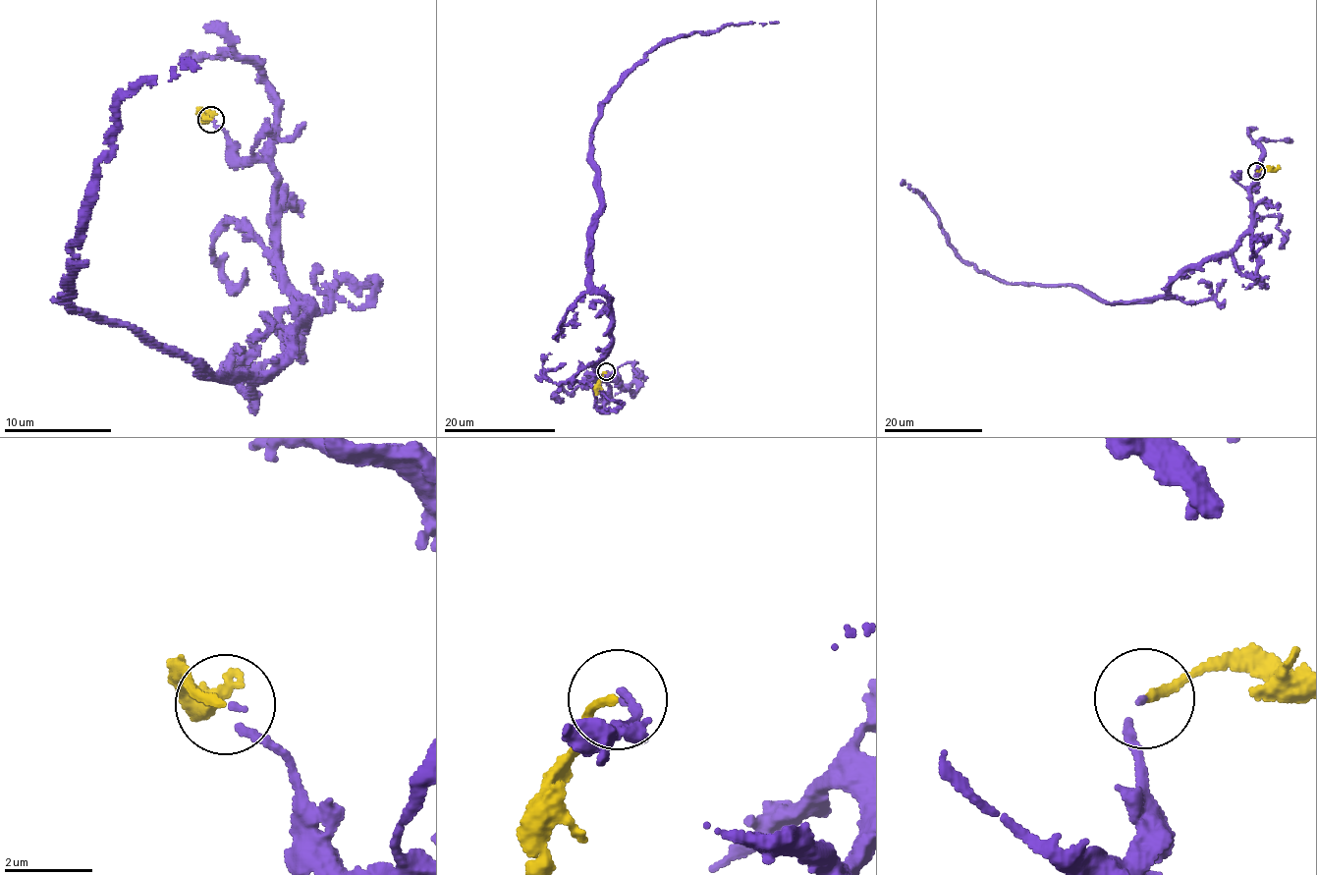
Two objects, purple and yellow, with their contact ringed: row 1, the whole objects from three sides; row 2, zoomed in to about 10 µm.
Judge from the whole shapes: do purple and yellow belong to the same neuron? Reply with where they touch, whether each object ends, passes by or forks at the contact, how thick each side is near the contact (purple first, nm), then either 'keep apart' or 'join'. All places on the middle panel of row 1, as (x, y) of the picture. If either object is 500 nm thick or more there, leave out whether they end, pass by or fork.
place (606, 371); purple ends; yellow ends; calibres 120 and 170 nm; join

